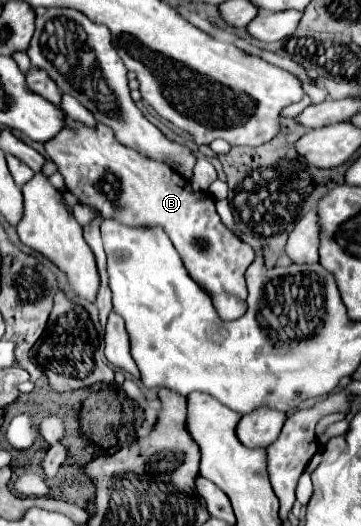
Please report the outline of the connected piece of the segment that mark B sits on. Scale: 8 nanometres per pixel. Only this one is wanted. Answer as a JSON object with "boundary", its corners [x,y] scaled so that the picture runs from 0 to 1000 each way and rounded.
{"boundary":[[[180,221],[180,241],[166,257],[122,272],[122,279],[133,302],[161,314],[161,325],[183,344],[183,359],[199,363],[222,386],[266,394],[283,413],[316,413],[338,424],[355,420],[355,428],[454,432],[526,527],[587,557],[604,599],[620,610],[676,599],[687,565],[676,519],[704,496],[704,473],[620,432],[582,367],[543,367],[526,344],[465,314],[343,279],[321,268],[310,245],[283,234],[255,245]]]}

